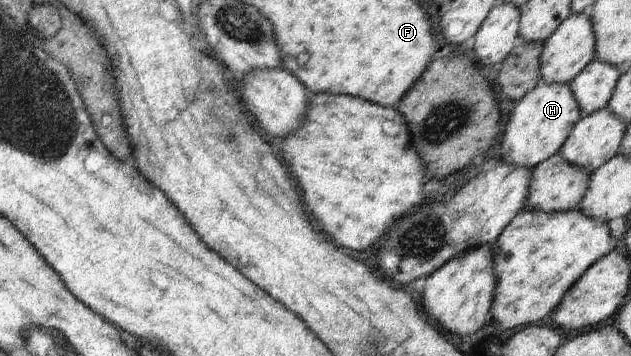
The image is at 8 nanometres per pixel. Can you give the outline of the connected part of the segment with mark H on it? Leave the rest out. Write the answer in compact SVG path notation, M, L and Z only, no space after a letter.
M541 83L515 102L502 138L501 160L509 165L533 168L559 153L562 144L580 121L580 106L566 84Z

